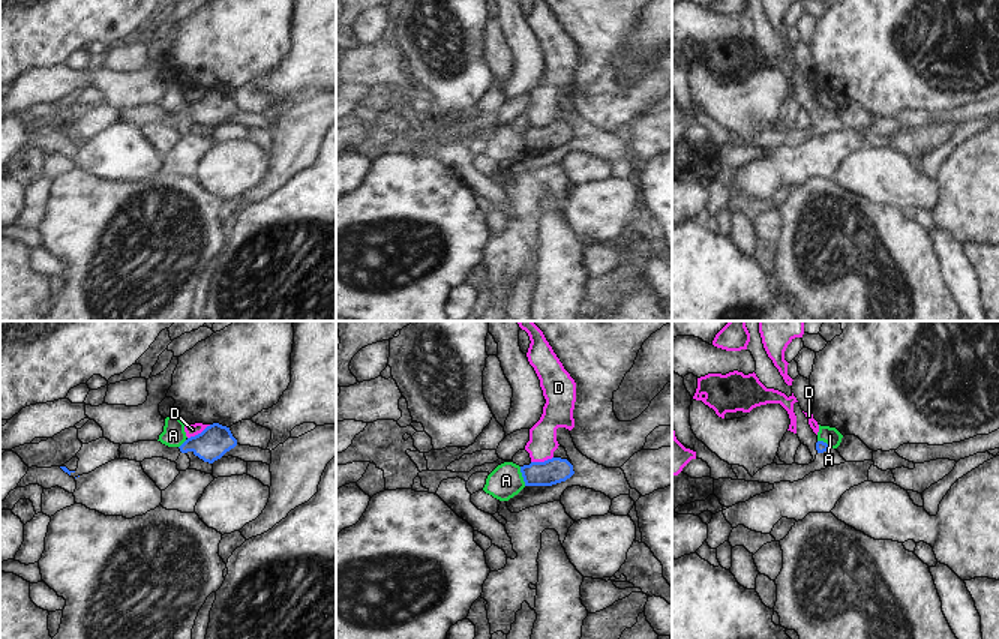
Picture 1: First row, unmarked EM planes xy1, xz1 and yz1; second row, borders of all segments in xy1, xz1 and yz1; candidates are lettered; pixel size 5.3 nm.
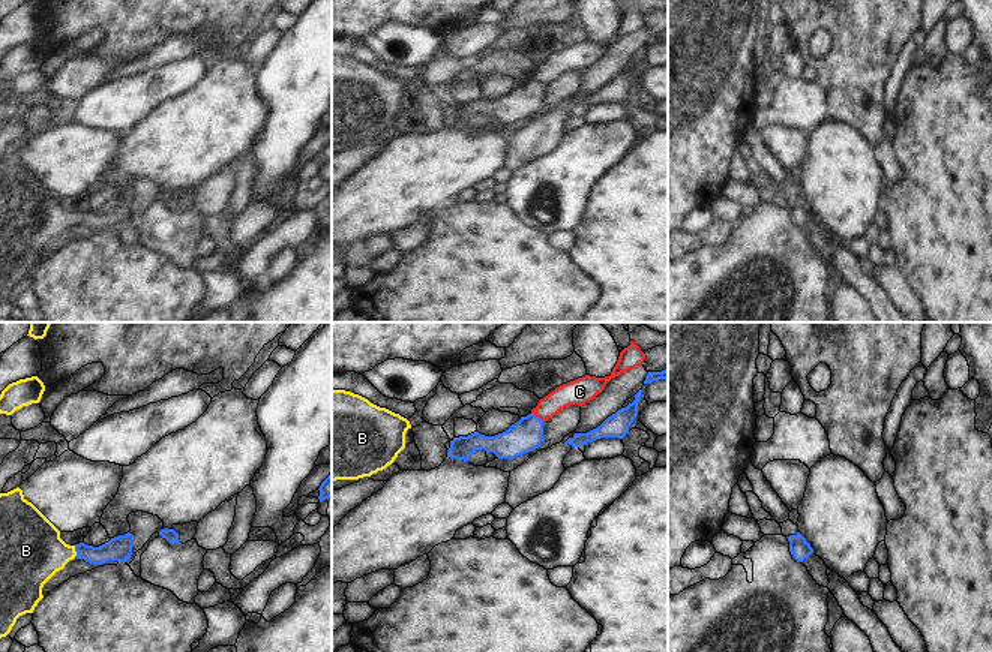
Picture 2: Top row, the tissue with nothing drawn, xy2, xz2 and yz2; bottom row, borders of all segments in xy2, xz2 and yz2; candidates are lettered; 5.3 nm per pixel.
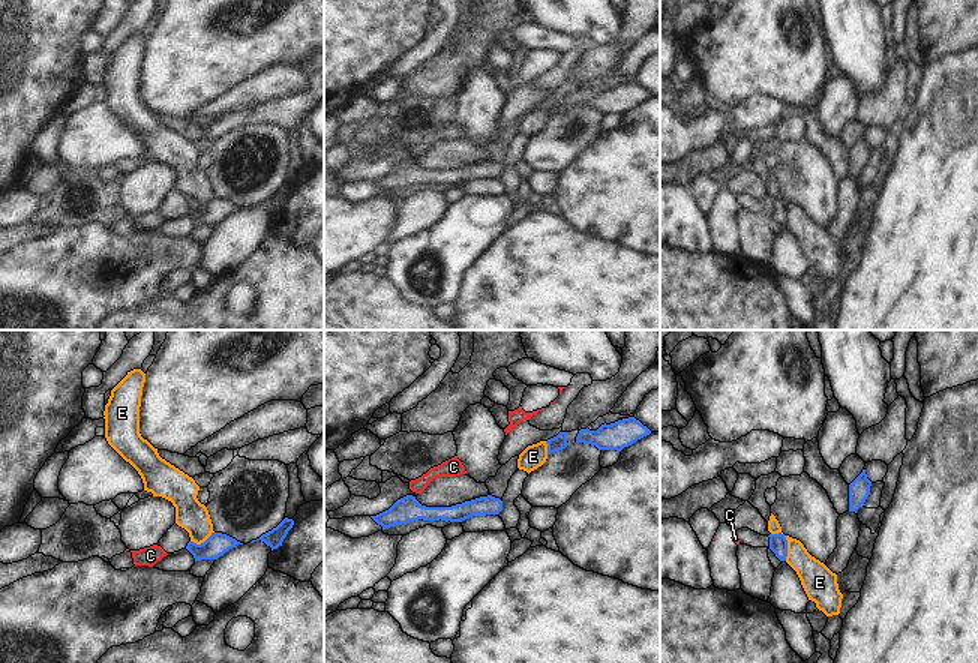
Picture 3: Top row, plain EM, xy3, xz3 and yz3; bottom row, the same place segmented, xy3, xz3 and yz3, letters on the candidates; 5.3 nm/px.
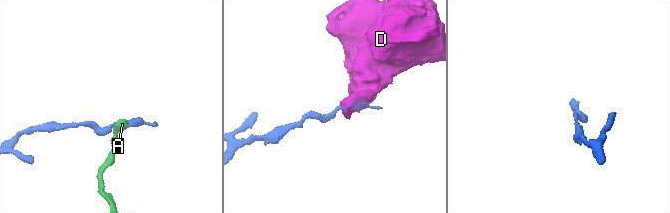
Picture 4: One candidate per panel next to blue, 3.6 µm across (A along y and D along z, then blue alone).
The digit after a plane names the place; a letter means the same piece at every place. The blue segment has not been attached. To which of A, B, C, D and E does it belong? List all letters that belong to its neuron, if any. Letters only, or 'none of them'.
B

